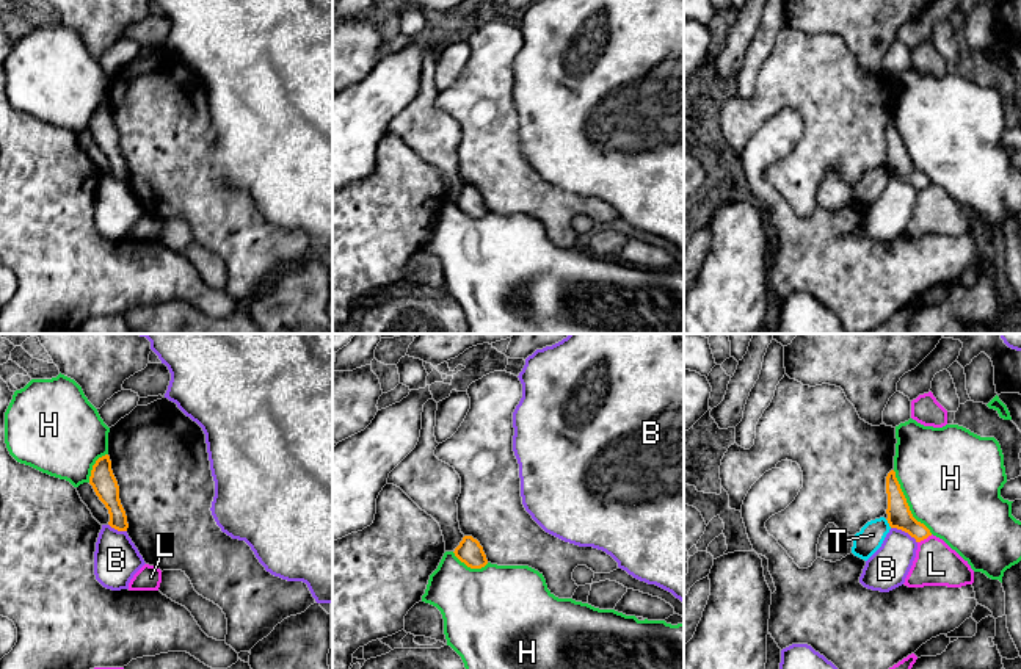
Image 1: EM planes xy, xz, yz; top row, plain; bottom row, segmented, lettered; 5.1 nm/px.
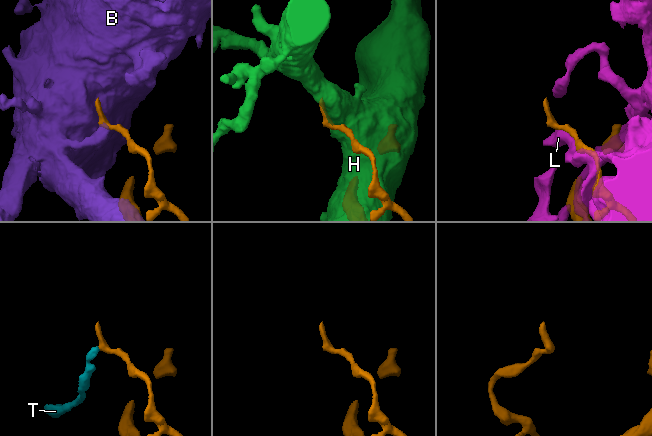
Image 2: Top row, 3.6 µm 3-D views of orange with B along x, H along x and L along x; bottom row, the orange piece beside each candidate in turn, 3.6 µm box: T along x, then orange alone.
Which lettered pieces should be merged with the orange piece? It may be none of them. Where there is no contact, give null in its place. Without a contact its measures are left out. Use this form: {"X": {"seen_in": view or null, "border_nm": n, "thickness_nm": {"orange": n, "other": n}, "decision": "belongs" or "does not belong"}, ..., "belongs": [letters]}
{"B": {"seen_in": "yz", "border_nm": 160, "thickness_nm": {"orange": 130, "other": 220}, "decision": "does not belong"}, "H": {"seen_in": "yz", "border_nm": 380, "thickness_nm": {"orange": 130, "other": 500}, "decision": "does not belong"}, "L": {"seen_in": "yz", "border_nm": 90, "thickness_nm": {"orange": 130, "other": 220}, "decision": "does not belong"}, "T": {"seen_in": "yz", "border_nm": 60, "thickness_nm": {"orange": 130, "other": 140}, "decision": "does not belong"}, "belongs": []}

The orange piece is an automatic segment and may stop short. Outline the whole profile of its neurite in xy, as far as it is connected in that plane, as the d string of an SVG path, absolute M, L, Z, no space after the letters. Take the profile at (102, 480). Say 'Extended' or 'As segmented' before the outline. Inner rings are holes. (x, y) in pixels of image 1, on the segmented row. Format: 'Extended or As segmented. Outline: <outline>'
As segmented. Outline: M110 456L96 461L91 470L89 484L110 514L108 525L118 531L127 531L127 515L119 500L119 486L111 470Z

